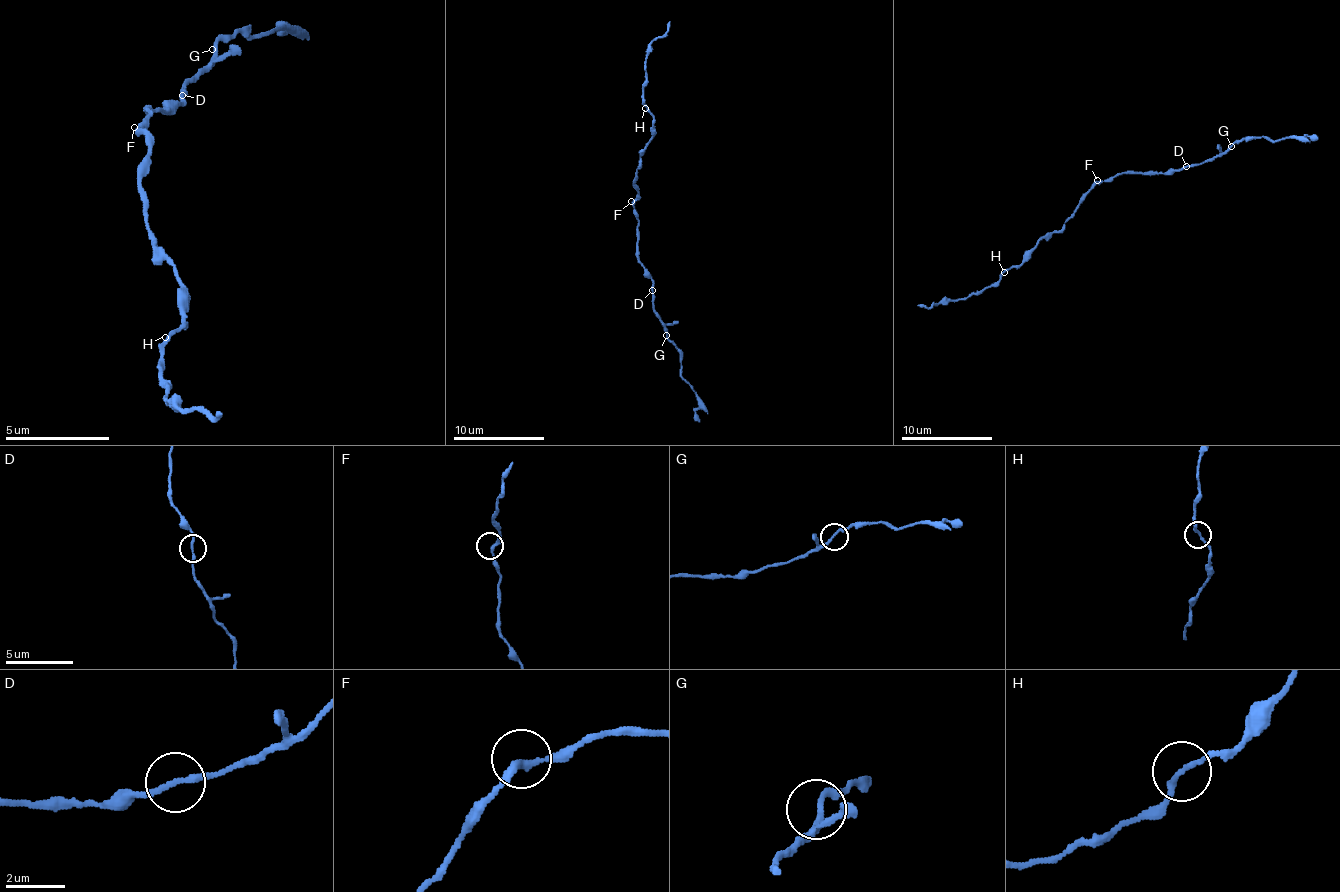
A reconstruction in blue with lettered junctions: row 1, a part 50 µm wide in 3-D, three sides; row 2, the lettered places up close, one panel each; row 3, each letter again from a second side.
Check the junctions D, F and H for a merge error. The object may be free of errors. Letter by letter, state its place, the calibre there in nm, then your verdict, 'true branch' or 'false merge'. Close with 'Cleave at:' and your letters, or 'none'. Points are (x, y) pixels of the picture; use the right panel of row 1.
D: (1186, 166) | 190 nm | false merge
F: (1097, 180) | 220 nm | true branch
H: (1004, 272) | 180 nm | true branch
Cleave at: D

